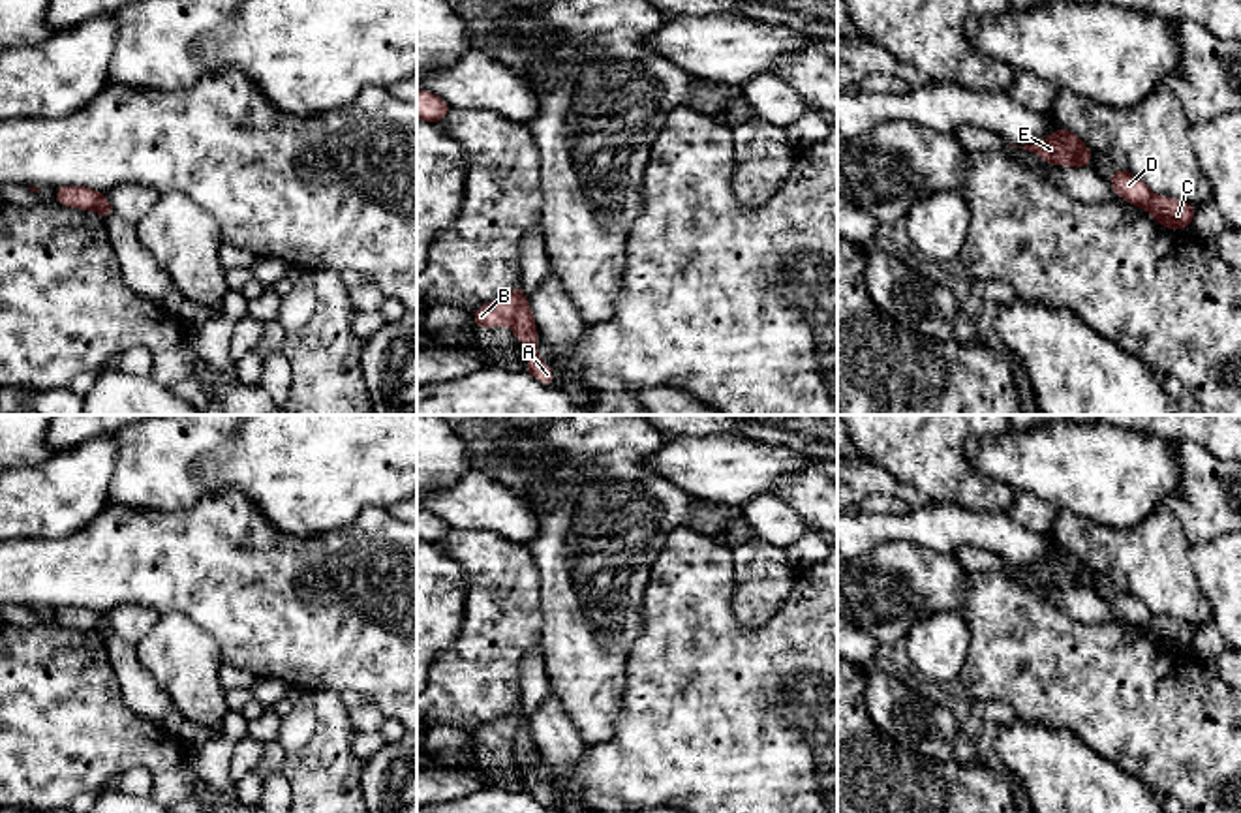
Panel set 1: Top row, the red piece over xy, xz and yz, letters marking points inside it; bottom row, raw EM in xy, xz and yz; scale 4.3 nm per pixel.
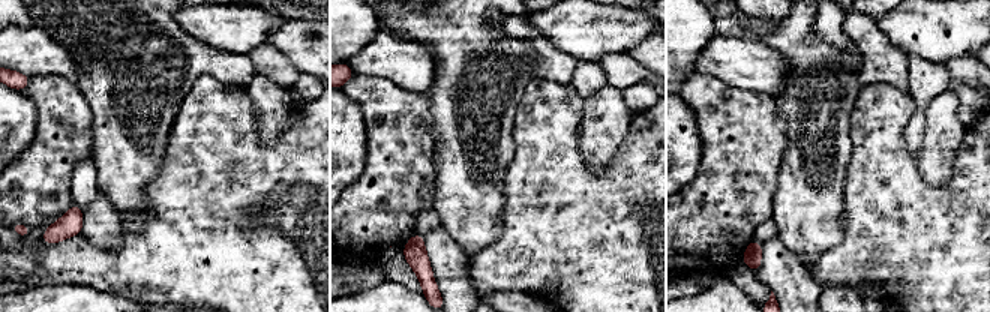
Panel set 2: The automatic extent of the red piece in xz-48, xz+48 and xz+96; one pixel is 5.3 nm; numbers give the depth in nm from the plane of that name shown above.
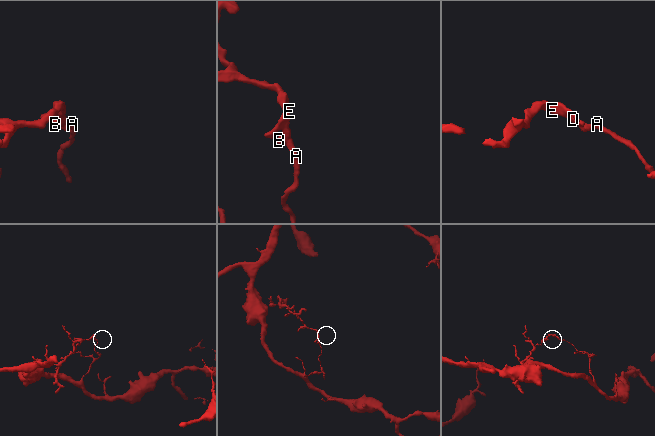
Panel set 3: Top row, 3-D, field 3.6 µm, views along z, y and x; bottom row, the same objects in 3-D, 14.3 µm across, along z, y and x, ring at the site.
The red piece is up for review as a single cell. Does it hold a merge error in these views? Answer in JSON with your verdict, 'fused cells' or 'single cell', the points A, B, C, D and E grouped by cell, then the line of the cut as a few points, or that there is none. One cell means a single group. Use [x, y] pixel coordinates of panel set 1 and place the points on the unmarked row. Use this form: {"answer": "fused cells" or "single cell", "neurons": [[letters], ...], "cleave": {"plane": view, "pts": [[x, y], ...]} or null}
{"answer": "fused cells", "neurons": [["A", "C"], ["B", "D", "E"]], "cleave": {"plane": "xz", "pts": [[526, 725], [509, 742]]}}

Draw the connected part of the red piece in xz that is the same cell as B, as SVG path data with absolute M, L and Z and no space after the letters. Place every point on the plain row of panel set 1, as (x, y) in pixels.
M520 704L507 717L477 729L473 732L473 745L494 749L498 745L511 744L522 727L528 727L528 717L524 715L524 708Z

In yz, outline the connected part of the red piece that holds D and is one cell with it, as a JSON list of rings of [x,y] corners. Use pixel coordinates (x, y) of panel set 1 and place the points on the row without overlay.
[[[1117,590],[1108,603],[1111,610],[1117,616],[1121,616],[1126,623],[1136,625],[1140,629],[1147,629],[1151,625],[1153,620],[1151,610],[1130,591]]]

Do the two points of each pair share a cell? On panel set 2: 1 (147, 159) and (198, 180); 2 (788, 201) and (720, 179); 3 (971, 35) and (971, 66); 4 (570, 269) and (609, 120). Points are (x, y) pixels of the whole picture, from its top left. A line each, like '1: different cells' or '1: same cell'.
1: different cells
2: different cells
3: different cells
4: different cells

